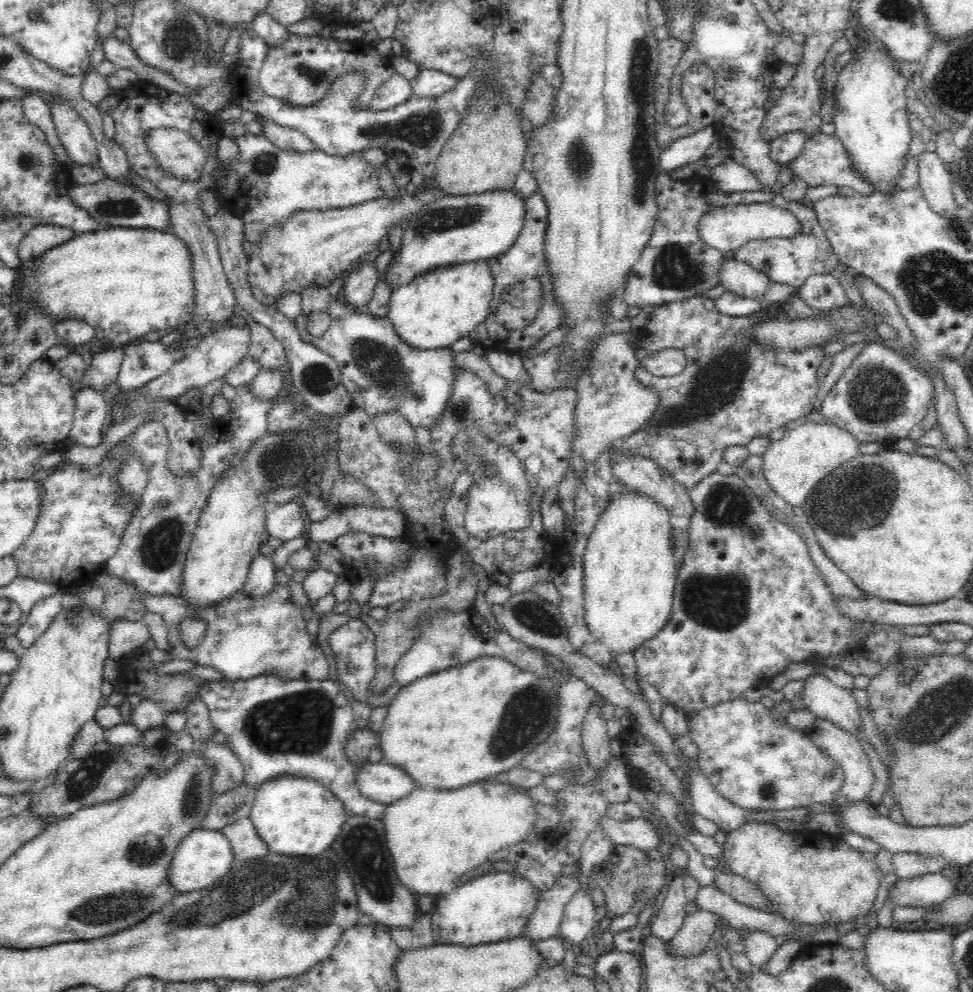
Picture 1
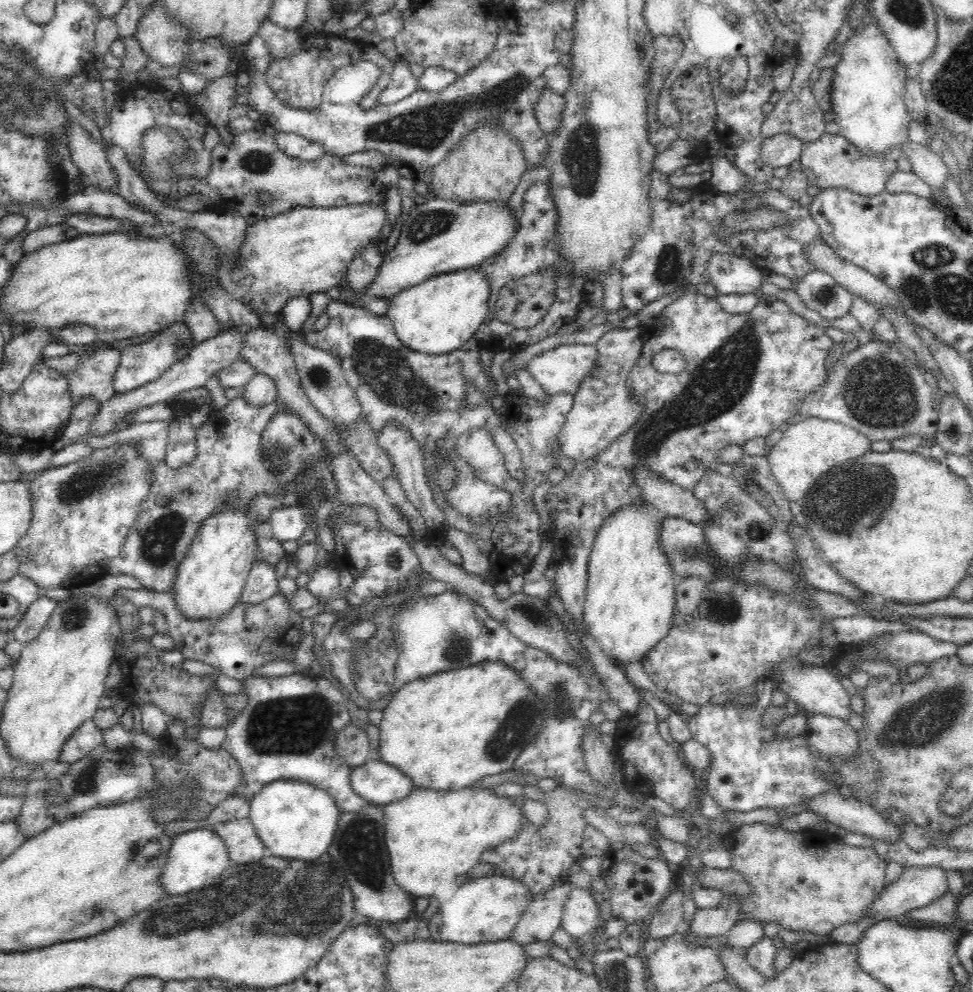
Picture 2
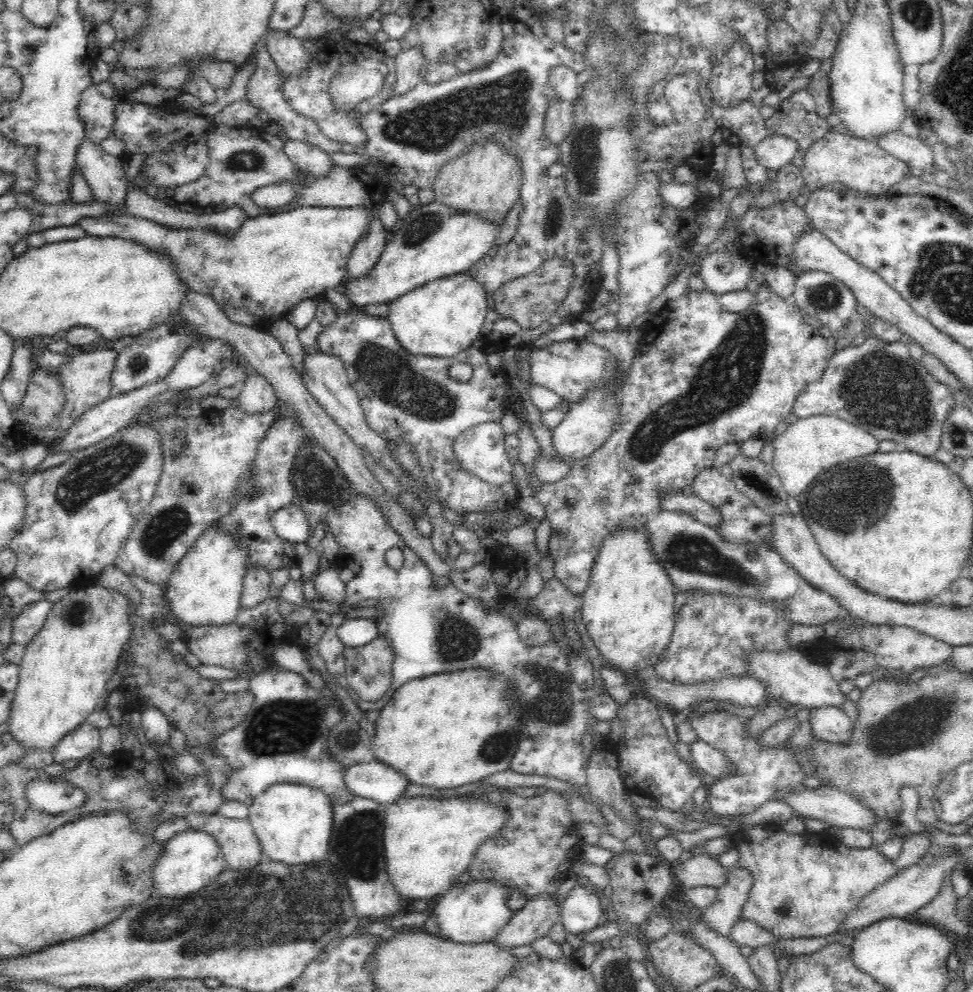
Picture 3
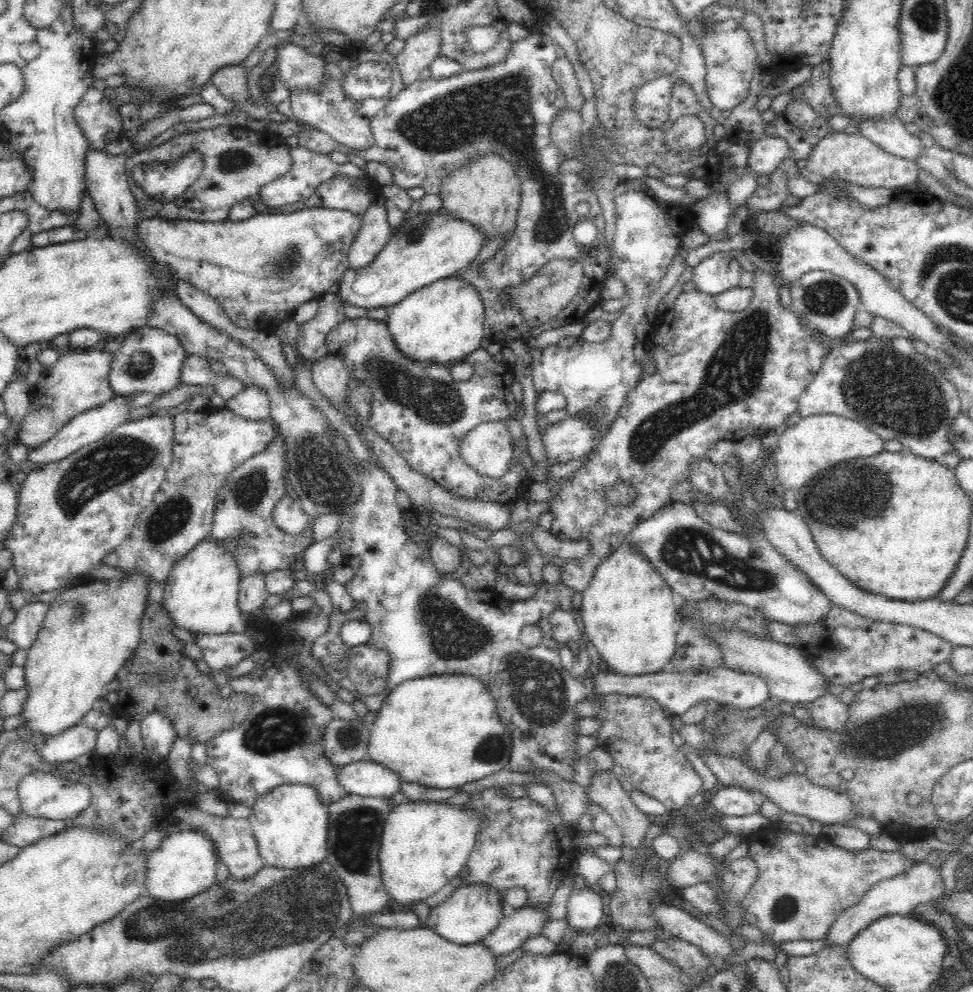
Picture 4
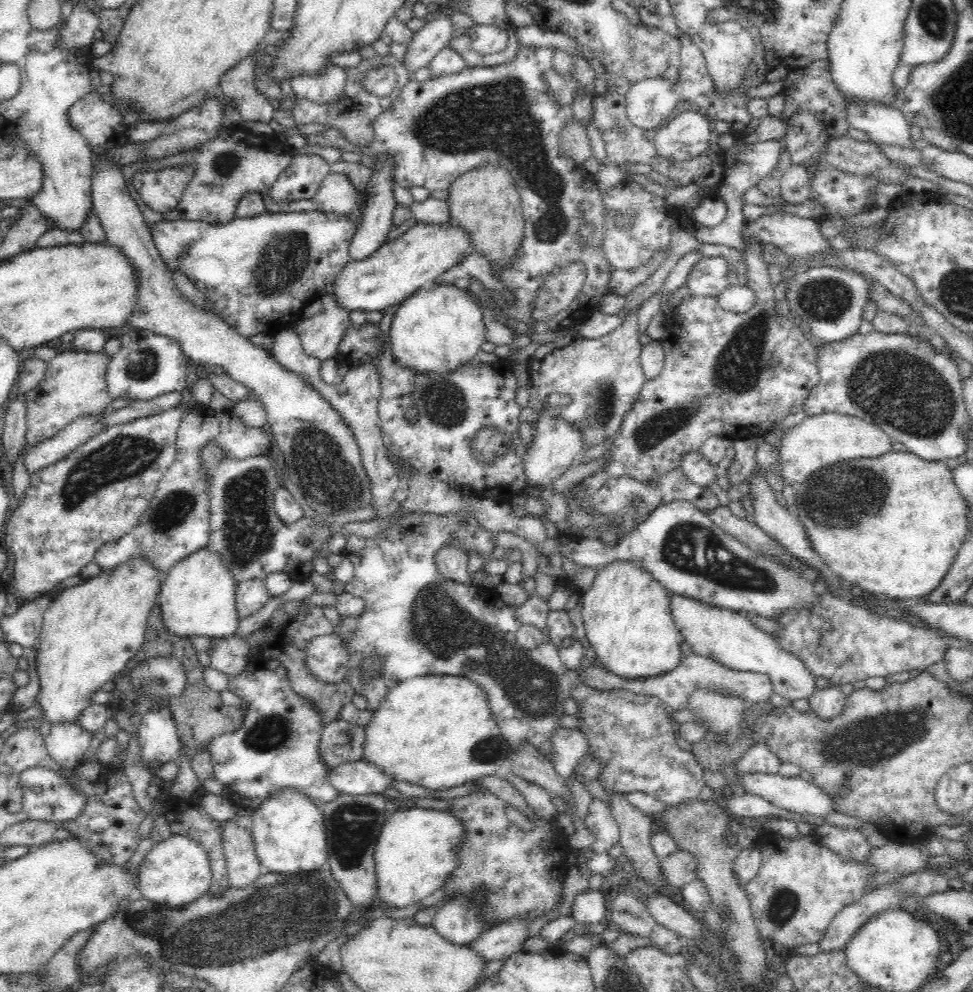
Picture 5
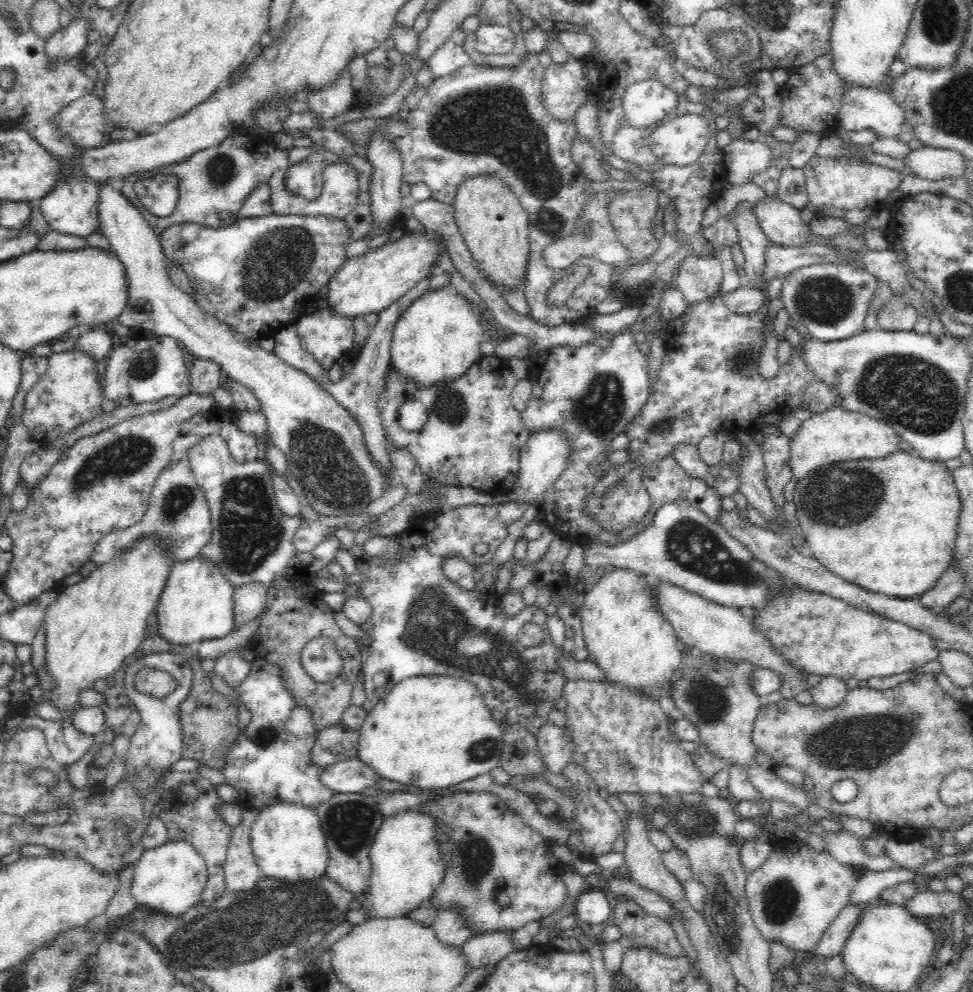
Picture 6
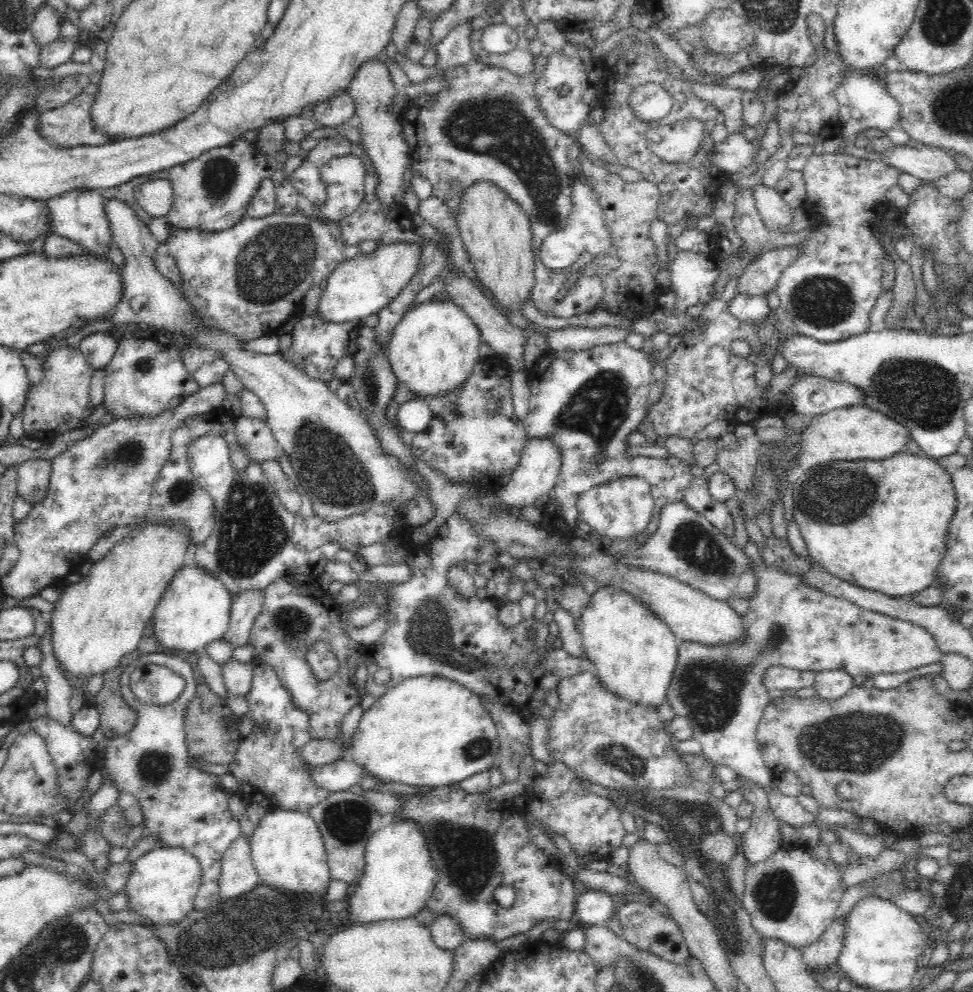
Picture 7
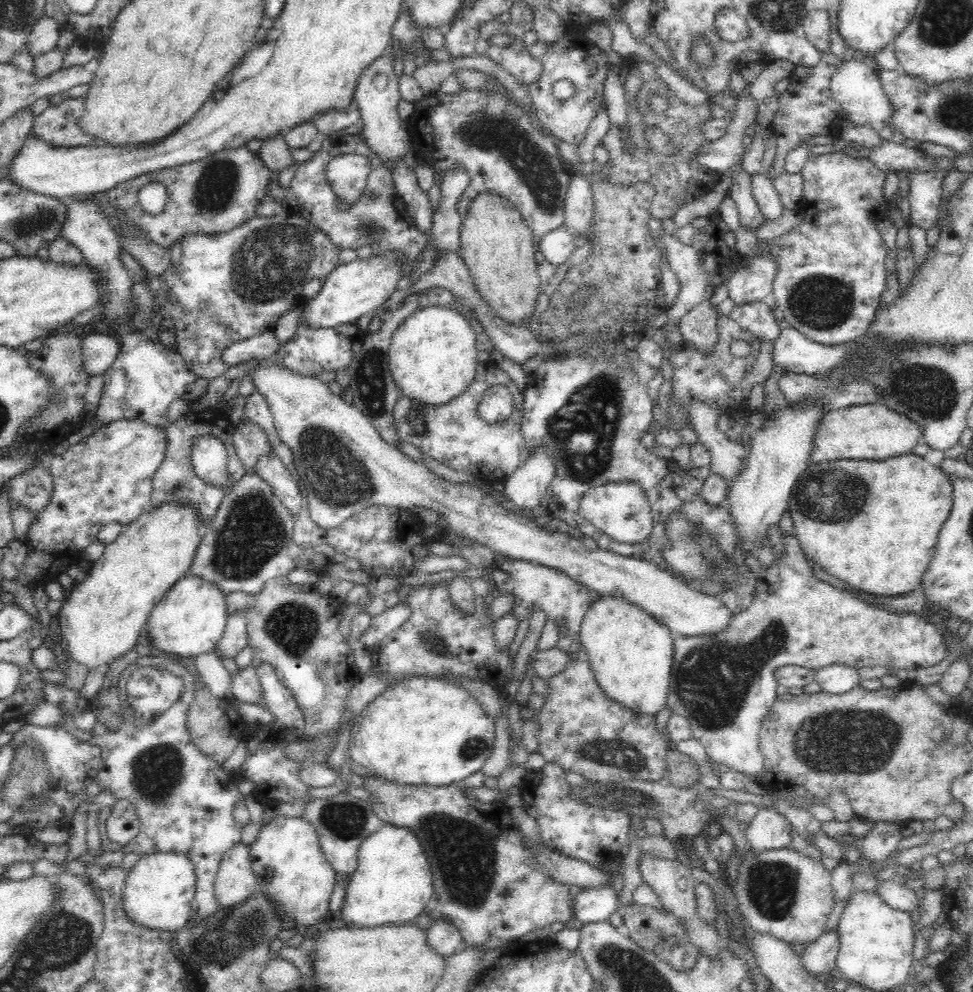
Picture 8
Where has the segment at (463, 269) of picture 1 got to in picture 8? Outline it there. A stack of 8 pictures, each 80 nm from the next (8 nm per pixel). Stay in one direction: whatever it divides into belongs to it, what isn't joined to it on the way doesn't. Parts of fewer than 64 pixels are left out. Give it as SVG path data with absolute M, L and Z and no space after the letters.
M443 306L419 307L396 328L389 346L389 369L400 394L409 396L414 404L425 408L427 405L440 406L457 398L475 378L476 364L479 363L476 345L476 333L463 314Z

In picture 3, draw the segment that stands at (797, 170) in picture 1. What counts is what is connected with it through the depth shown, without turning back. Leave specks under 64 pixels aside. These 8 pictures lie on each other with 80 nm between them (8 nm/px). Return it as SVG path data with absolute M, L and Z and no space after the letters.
M830 130L804 152L804 167L801 168L805 186L811 191L824 189L827 184L841 184L858 194L876 196L887 194L892 184L908 175L908 166L884 151L875 142L859 140L848 134Z

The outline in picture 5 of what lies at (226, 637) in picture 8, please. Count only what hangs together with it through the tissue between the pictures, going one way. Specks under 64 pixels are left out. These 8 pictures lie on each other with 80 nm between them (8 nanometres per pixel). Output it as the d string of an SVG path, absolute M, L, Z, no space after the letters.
M252 578L237 584L236 609L240 619L257 612L267 600L271 598L265 582L262 579Z

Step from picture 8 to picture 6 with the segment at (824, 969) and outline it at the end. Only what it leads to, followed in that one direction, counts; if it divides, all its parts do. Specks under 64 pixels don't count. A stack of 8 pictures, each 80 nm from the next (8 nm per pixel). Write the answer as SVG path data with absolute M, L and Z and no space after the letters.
M882 893L877 898L869 902L858 902L858 904L848 904L842 908L838 916L832 920L830 926L824 931L821 940L814 950L808 952L808 955L832 956L838 954L845 947L845 942L850 936L852 929L856 926L863 910L868 905L884 903L881 898Z

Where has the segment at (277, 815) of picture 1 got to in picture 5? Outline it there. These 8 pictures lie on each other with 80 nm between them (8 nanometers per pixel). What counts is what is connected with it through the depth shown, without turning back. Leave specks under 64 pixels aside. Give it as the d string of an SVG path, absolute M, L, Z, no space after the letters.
M282 788L262 800L252 812L253 839L263 871L280 874L312 872L326 862L327 846L323 809L299 788Z

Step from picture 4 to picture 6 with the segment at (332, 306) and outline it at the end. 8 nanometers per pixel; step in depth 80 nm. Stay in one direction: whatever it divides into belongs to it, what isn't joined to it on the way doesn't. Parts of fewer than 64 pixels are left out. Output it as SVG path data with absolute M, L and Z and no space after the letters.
M331 306L300 315L294 322L301 347L323 365L323 372L354 345L353 320L336 314Z

